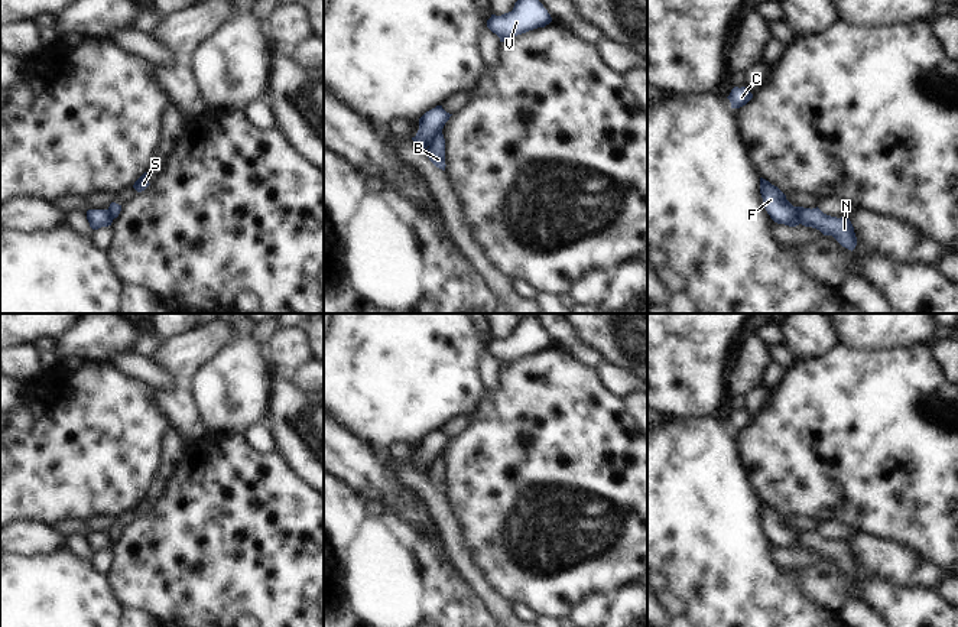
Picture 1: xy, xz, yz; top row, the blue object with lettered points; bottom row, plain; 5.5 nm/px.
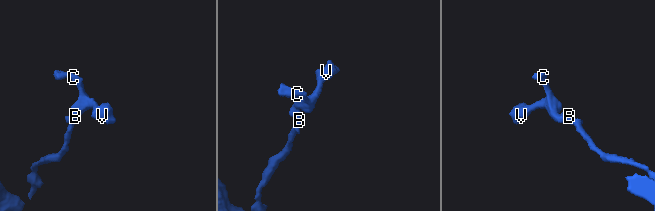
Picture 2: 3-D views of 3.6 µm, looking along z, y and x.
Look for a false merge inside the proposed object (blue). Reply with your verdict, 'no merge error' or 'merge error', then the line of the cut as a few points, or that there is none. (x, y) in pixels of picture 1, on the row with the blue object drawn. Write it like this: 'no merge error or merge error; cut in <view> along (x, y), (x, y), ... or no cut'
merge error; cut in xz along (441, 130), (428, 145)

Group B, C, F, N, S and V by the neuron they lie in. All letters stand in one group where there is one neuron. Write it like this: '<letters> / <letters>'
B N / C F S V

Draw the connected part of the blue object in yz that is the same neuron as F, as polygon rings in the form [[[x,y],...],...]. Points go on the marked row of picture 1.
[[[760,178],[760,194],[763,205],[774,222],[789,227],[801,224],[801,218],[793,205],[786,199],[786,195],[777,186]]]

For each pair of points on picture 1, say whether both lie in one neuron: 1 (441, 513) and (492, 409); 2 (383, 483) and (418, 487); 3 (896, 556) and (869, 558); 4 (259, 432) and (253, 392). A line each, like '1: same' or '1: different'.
1: different
2: different
3: same
4: different

